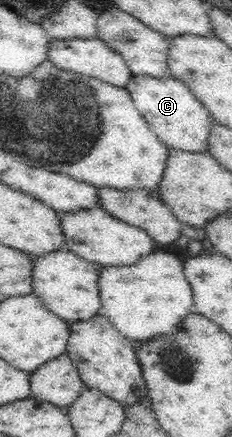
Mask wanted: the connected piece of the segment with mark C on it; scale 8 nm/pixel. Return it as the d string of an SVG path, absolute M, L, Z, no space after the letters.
M133 75L126 89L145 122L164 145L188 153L208 152L213 121L206 106L187 85L171 75L160 78Z

